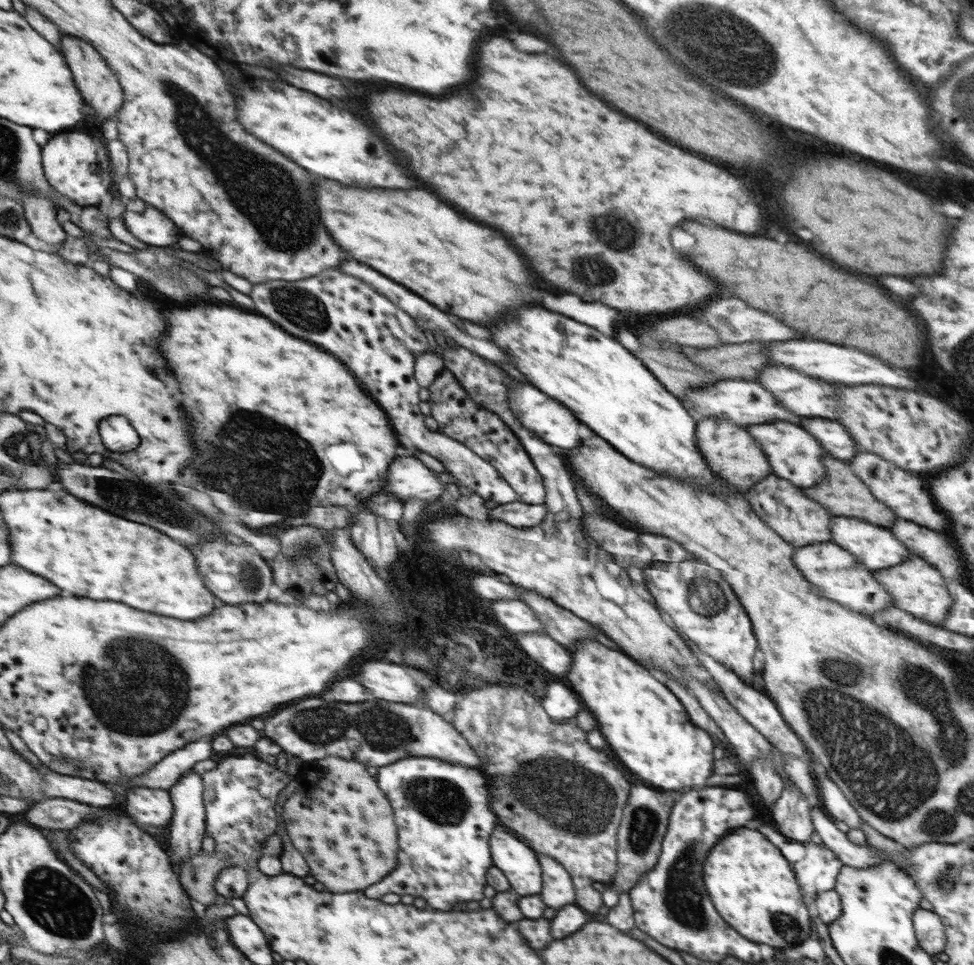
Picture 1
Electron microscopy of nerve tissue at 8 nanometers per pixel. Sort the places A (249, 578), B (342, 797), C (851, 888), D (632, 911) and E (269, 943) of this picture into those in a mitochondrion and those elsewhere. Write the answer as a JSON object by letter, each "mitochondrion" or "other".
{"A":"mitochondrion","B":"other","C":"other","D":"other","E":"other"}

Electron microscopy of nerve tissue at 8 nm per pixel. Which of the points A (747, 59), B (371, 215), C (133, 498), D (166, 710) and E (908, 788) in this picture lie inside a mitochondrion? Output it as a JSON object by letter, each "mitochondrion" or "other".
{"A":"mitochondrion","B":"other","C":"mitochondrion","D":"mitochondrion","E":"mitochondrion"}

